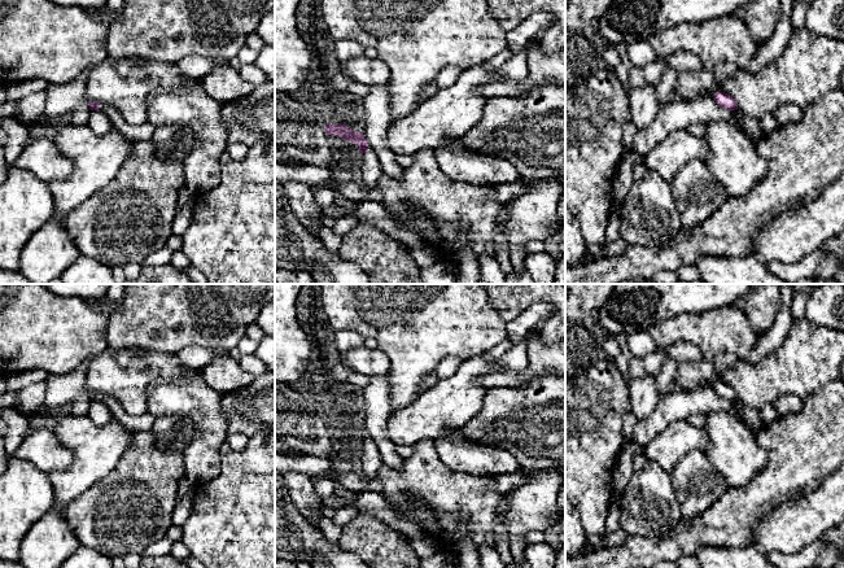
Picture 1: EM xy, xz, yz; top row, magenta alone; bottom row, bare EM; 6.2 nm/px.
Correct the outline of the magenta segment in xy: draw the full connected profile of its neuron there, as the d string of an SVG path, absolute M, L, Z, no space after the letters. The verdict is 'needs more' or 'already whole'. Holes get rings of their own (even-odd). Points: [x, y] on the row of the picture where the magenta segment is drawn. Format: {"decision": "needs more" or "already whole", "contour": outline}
{"decision": "needs more", "contour": "M86 101L91 110L101 110L104 112L111 121L115 130L118 130L123 136L135 140L135 141L148 141L152 140L156 126L149 121L139 124L131 126L128 124L123 117L115 110L113 106L106 104L99 104L93 101Z"}

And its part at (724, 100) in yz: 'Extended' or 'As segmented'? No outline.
As segmented

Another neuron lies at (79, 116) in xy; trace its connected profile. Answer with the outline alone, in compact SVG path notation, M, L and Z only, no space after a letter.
M86 101L80 102L67 117L67 122L75 126L86 126L89 122L91 109Z

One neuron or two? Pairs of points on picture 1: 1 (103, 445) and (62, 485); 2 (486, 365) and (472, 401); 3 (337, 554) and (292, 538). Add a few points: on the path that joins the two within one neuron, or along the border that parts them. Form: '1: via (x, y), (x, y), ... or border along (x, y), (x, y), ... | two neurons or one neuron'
1: via (92, 455), (73, 475) | one neuron
2: via (477, 372), (472, 378), (472, 392) | one neuron
3: via (326, 547), (315, 541), (304, 540) | one neuron

